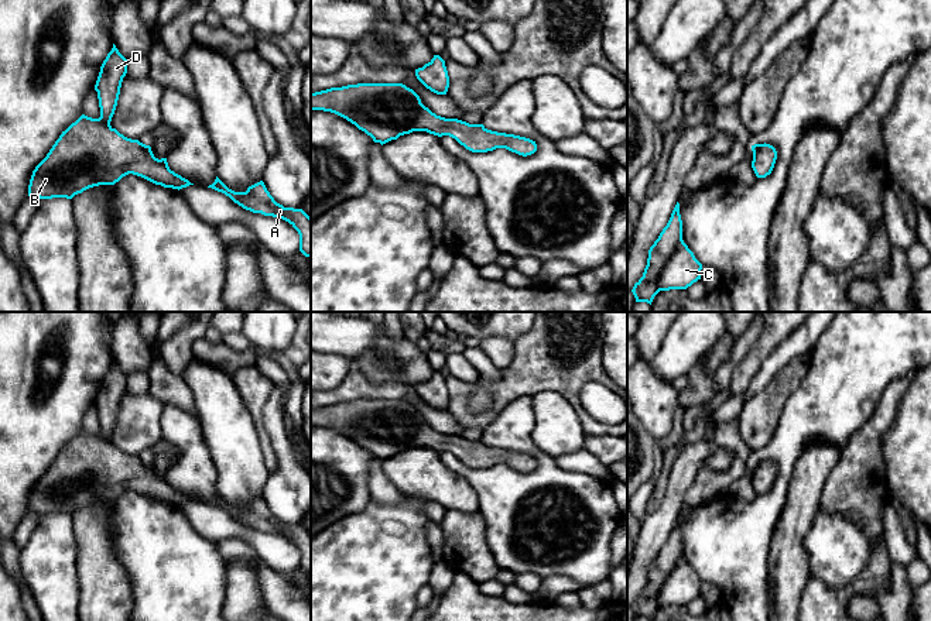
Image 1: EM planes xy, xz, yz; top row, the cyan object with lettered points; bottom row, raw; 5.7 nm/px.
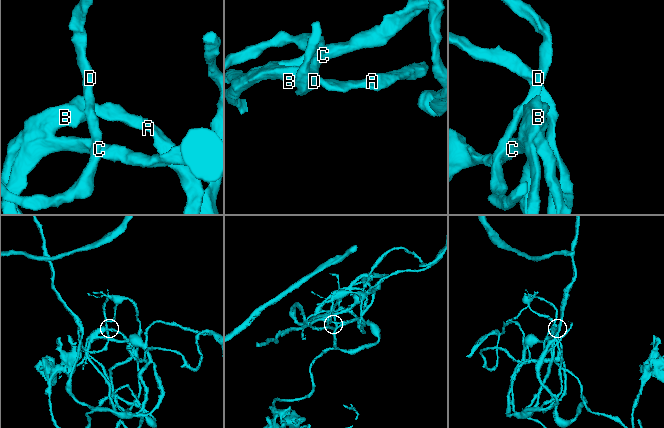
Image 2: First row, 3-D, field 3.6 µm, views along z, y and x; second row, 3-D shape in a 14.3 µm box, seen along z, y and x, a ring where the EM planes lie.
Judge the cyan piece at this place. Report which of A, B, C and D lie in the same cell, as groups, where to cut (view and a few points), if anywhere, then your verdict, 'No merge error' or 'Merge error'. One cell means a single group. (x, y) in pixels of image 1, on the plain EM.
Groups: A B C D. No split. No merge error

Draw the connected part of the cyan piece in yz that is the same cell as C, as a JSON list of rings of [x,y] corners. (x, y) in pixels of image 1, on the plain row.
[[[677,518],[667,542],[648,566],[643,593],[631,608],[636,618],[651,621],[660,607],[687,605],[701,596],[702,580],[682,556],[682,536]]]

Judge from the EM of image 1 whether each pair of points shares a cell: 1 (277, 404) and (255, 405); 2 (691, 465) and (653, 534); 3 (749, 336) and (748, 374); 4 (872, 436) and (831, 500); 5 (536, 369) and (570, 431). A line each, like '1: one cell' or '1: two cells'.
1: two cells
2: one cell
3: two cells
4: one cell
5: two cells

